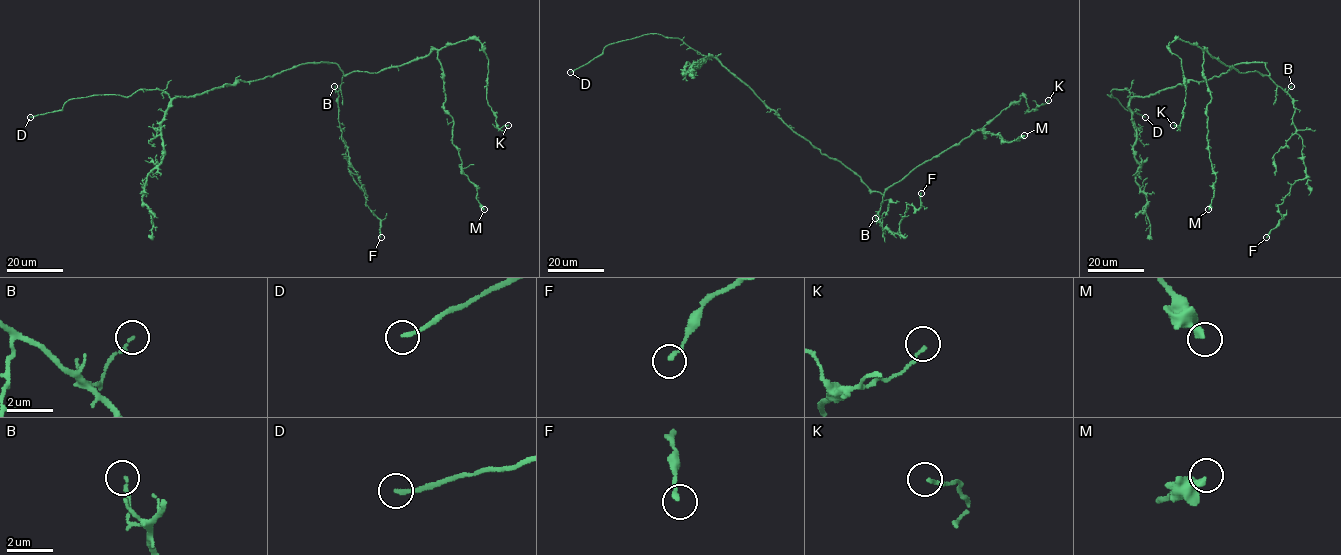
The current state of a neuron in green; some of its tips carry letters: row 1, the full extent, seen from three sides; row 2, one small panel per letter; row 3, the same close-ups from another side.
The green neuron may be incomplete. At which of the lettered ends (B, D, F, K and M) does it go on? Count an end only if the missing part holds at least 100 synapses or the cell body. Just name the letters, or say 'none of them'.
D

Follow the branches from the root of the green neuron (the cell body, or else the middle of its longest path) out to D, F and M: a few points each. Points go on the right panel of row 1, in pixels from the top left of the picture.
D: (1242, 63), (1208, 80), (1189, 80), (1148, 96), (1130, 98), (1126, 89), (1107, 94), (1145, 117)
F: (1242, 63), (1263, 62), (1290, 96), (1303, 142), (1306, 176), (1277, 206), (1282, 217), (1266, 237)
M: (1242, 63), (1263, 62), (1269, 74), (1240, 73), (1203, 50), (1211, 97), (1208, 149), (1216, 176), (1208, 209)

